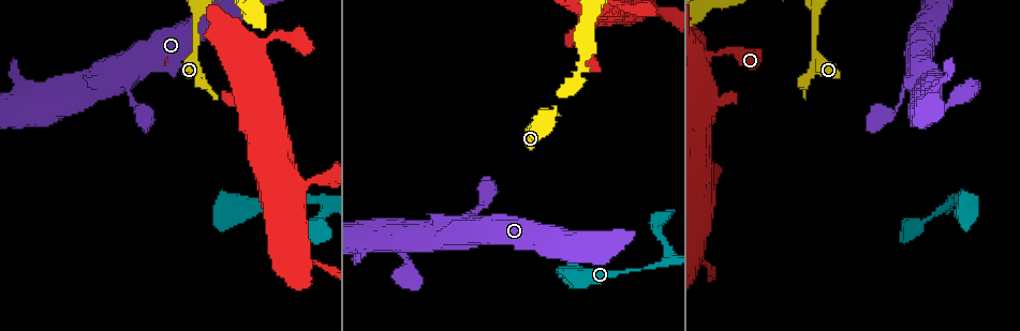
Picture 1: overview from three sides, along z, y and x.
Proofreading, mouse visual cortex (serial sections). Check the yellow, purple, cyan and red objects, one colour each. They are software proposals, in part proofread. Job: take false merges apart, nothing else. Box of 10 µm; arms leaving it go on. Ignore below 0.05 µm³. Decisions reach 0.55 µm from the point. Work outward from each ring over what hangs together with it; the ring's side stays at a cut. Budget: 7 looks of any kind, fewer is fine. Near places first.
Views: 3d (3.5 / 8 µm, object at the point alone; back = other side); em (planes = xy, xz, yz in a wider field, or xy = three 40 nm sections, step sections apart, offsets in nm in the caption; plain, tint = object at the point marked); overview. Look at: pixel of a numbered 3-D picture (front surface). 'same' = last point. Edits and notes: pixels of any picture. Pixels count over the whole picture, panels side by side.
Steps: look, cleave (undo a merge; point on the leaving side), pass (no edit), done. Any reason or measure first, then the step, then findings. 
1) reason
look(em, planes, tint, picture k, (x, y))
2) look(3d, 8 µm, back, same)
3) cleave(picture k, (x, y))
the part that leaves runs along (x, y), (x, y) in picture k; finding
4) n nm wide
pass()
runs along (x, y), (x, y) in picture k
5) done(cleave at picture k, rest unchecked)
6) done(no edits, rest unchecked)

look(em, xy, step 3, tint, picture 1, (128, 85))

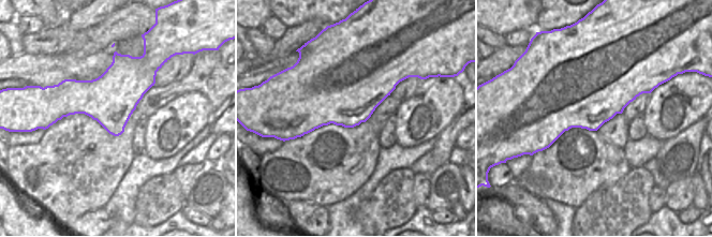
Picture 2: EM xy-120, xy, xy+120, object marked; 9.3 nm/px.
wider look
look(3d, 3.5 µm, same)

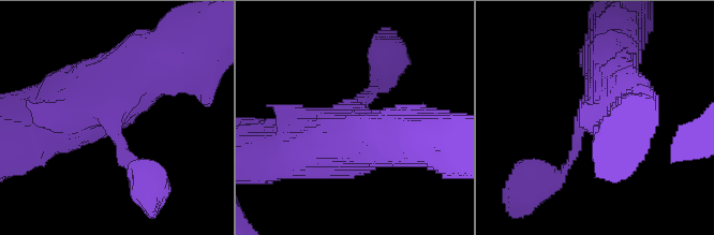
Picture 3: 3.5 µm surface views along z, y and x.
pass()
runs along (167, 58), (104, 100), (42, 117) in picture 3; all the same cell

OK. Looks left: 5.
sudden change in width
look(3d, 3.5 µm, picture 1, (813, 17))

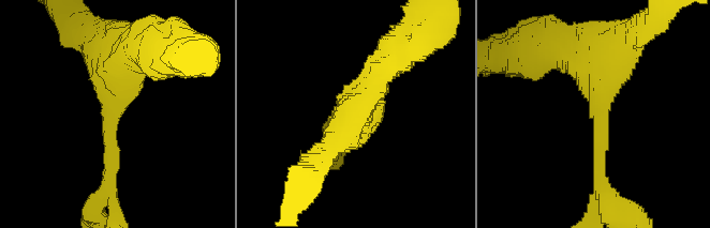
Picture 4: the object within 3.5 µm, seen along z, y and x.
arms of 150, 500 nm; need the tissue
look(em, planes, tint, picture 4, (599, 119))

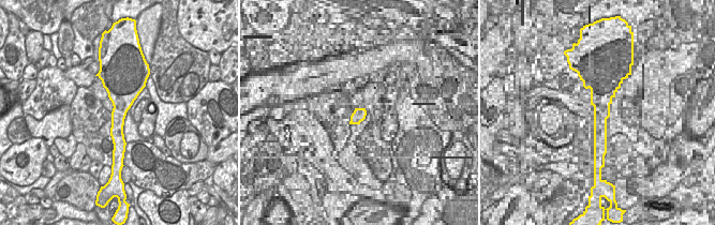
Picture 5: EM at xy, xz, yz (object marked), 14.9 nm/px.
look(em, xy, step 1, tint, same)

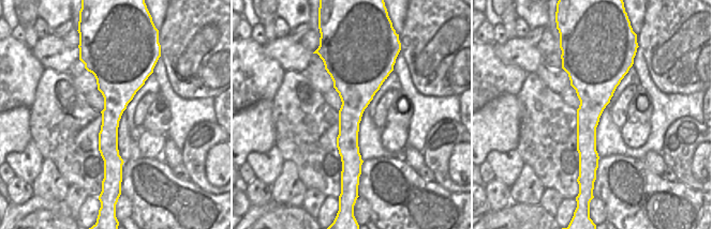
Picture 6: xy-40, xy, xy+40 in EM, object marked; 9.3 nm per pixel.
pass()
runs along (108, 190), (116, 84), (138, 71) in picture 4; all the same cell

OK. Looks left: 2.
thick turns thin
look(3d, 3.5 µm, picture 1, (563, 276))

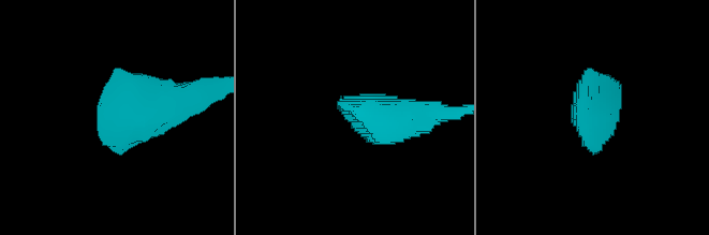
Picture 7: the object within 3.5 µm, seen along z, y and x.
look(em, xy, step 1, tint, picture 7, (119, 126))

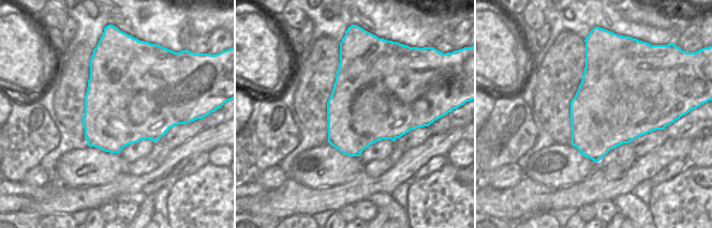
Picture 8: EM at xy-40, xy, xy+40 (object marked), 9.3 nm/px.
pass()
runs along (187, 99), (98, 135) in picture 7; continuous, no second cell

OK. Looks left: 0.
done(no edits, rest unchecked)

